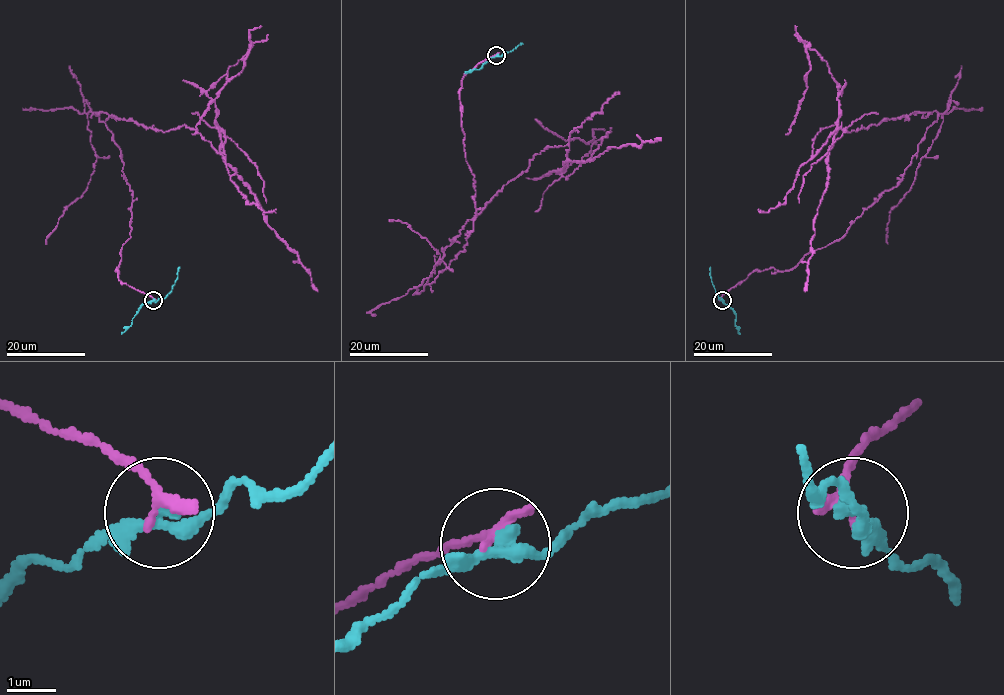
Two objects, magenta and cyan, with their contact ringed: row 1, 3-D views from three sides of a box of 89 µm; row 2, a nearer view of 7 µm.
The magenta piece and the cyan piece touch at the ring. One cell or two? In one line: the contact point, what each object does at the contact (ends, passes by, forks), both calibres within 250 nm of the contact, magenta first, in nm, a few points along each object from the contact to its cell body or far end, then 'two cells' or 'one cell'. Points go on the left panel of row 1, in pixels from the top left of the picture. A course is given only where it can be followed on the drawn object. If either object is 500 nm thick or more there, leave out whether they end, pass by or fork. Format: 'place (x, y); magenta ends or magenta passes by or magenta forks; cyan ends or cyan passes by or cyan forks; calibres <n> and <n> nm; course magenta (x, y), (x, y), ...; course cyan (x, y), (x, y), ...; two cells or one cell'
place (153, 300); magenta ends; cyan passes by; calibres 240 and 300 nm; course magenta (153, 300), (118, 279), (132, 192), (85, 101), (191, 128), (224, 156), (207, 91), (250, 47), (191, 134); course cyan (153, 300), (139, 308), (132, 323), (121, 334); two cells

